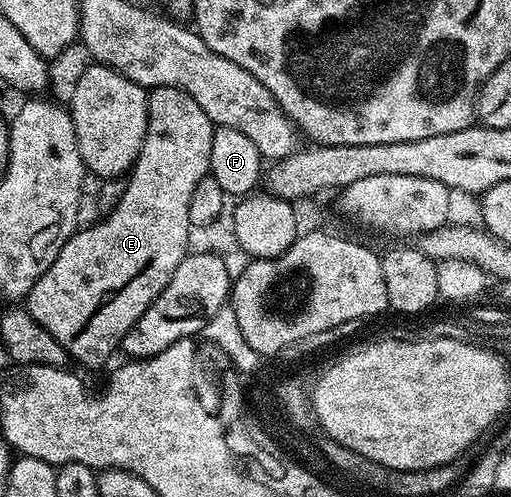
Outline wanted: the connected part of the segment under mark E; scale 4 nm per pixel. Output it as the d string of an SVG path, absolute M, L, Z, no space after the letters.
M155 87L148 95L148 129L144 145L127 178L127 188L120 203L110 215L99 218L91 227L83 226L75 231L60 249L56 261L42 274L40 281L26 296L24 303L30 316L37 321L60 345L67 356L86 367L102 367L122 346L124 333L136 325L136 321L156 301L156 297L168 285L176 265L188 253L192 228L188 221L188 201L196 185L210 174L212 133L215 126L192 101L192 97L176 87Z

